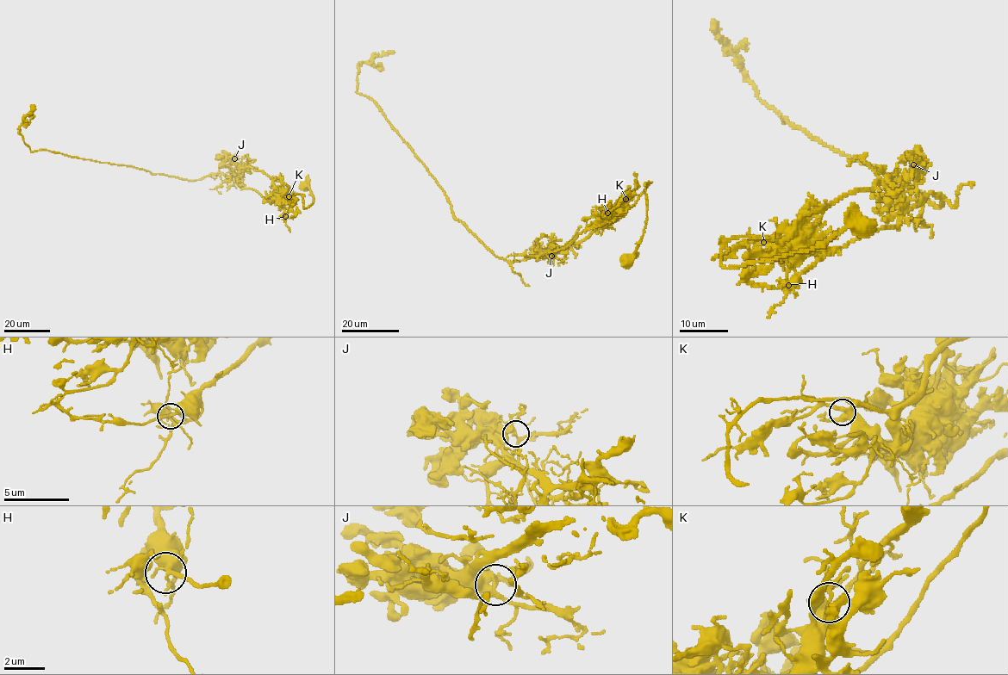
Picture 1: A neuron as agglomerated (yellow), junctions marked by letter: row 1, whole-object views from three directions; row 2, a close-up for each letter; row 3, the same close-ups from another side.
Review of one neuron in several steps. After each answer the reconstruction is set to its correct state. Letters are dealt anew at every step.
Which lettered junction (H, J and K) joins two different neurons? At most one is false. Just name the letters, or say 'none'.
J

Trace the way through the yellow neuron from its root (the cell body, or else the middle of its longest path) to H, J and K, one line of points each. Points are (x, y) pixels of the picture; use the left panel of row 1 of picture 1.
H: (306, 184), (314, 198), (313, 203), (304, 208), (301, 195), (295, 194), (283, 204), (288, 210), (285, 216)
J: (306, 184), (314, 199), (304, 208), (301, 194), (293, 195), (285, 183), (262, 171), (239, 167), (234, 158)
K: (306, 184), (314, 199), (308, 207), (303, 207), (301, 194), (289, 196)

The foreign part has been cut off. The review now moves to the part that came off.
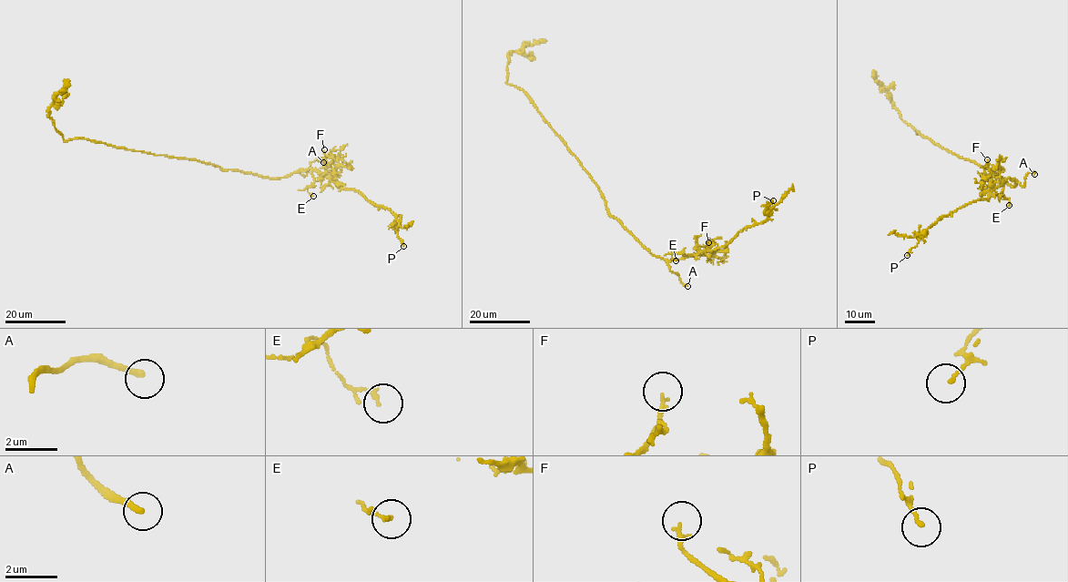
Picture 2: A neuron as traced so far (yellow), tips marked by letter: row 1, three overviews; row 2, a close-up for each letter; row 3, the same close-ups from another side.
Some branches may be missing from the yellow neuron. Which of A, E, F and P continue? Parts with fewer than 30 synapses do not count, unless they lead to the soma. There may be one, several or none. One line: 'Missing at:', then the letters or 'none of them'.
Missing at: A

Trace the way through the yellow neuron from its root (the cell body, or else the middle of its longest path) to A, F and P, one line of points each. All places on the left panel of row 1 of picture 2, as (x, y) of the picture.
A: (225, 169), (239, 169), (269, 178), (282, 178), (295, 172), (304, 177), (310, 162), (323, 162)
F: (225, 169), (239, 169), (270, 178), (313, 169), (330, 178), (332, 159), (324, 149)
P: (225, 169), (269, 178), (309, 169), (320, 171), (340, 188), (354, 188), (373, 204), (390, 209), (403, 246)

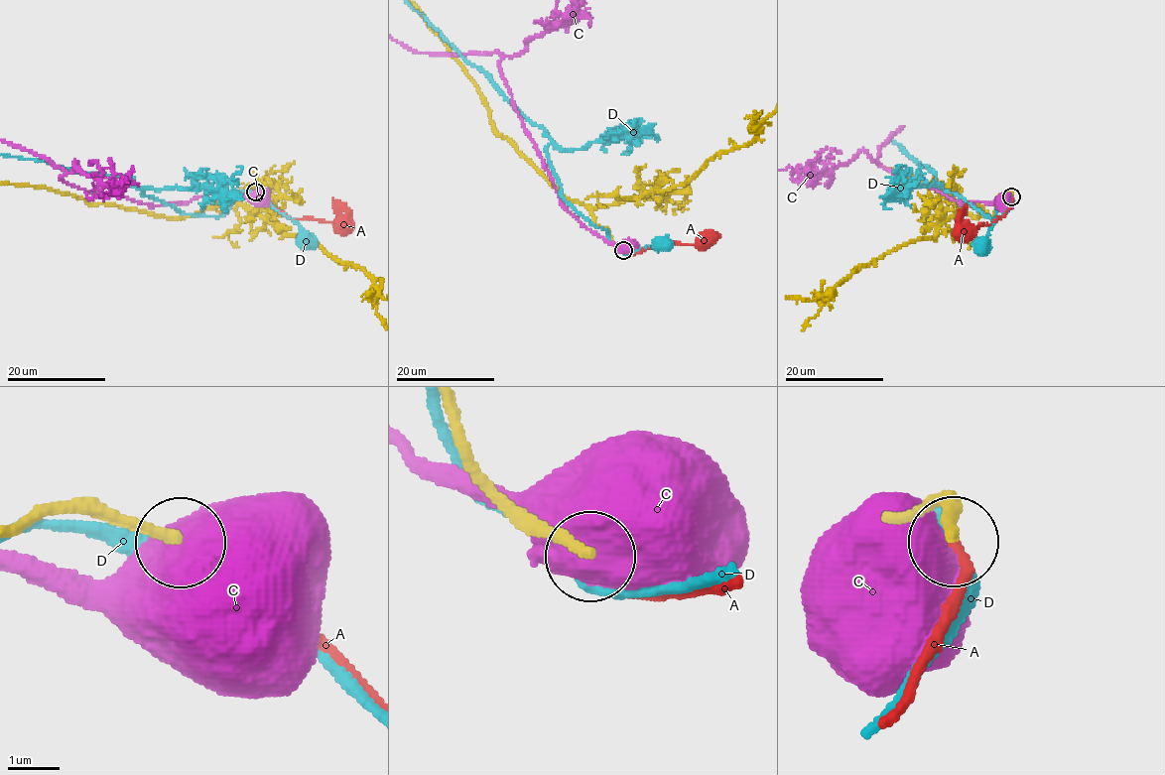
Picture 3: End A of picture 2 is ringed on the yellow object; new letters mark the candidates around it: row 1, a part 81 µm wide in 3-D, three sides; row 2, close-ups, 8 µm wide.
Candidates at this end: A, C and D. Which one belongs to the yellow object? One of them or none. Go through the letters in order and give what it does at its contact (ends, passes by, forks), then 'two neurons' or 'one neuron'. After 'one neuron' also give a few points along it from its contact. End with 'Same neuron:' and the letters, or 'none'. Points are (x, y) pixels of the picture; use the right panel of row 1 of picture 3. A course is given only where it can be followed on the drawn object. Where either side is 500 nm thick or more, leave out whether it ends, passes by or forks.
A: it ends there; one neuron; it runs (1010, 195), (1006, 213), (991, 223), (978, 225), (974, 229), (965, 231)
C: two neurons
D: it passes by; two neurons
Same neuron: A

